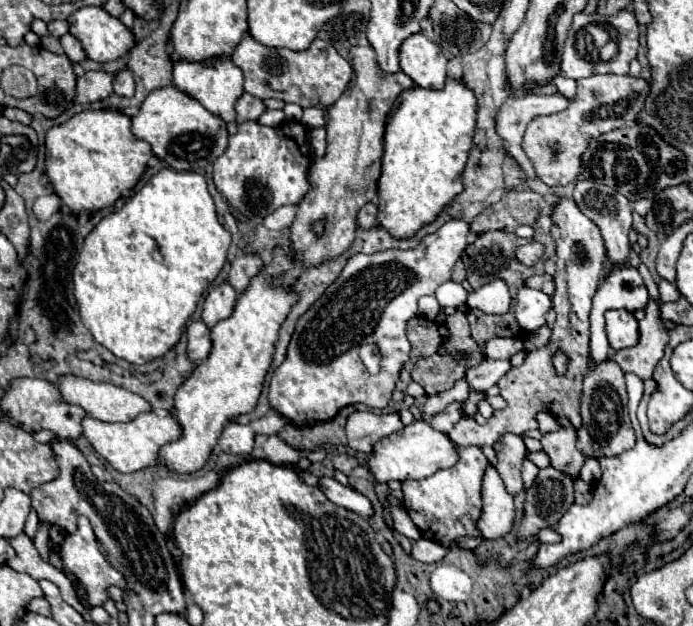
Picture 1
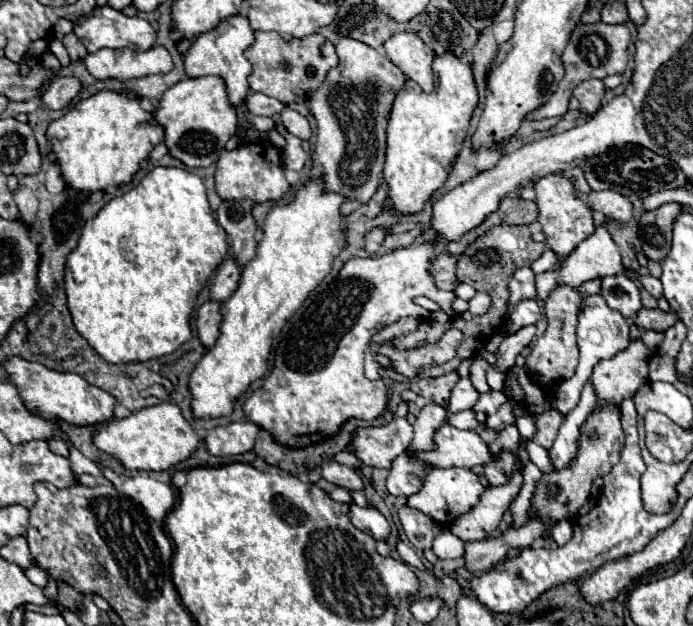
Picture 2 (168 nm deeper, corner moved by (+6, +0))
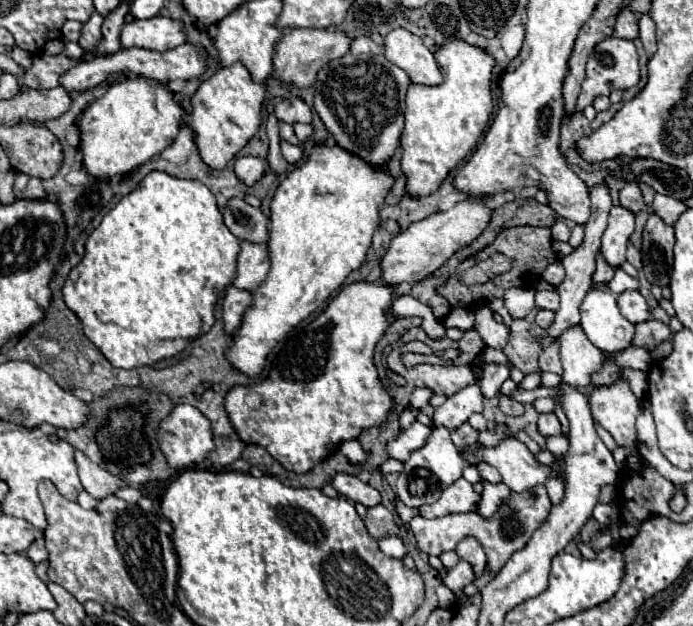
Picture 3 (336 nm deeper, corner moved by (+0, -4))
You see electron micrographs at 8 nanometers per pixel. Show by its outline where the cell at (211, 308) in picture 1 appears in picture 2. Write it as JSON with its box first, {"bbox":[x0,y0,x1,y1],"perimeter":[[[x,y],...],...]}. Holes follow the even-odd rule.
{"bbox":[210,257,242,301],"perimeter":[[[228,257],[222,261],[222,265],[218,267],[218,273],[214,277],[212,289],[210,289],[210,297],[214,301],[226,301],[238,287],[242,275],[242,267],[238,265],[238,261],[234,257]]]}

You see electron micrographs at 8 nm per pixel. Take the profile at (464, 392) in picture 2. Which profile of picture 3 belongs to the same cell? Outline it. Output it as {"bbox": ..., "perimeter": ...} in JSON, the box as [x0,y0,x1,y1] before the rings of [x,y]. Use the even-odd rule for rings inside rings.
{"bbox":[476,363,510,399],"perimeter":[[[486,363],[482,367],[482,377],[476,381],[476,385],[480,387],[482,395],[486,399],[492,399],[498,391],[504,379],[510,377],[510,369],[506,365],[498,365],[498,363]]]}

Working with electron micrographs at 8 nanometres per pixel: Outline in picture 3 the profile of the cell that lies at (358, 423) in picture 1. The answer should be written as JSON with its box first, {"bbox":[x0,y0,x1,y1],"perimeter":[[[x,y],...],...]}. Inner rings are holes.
{"bbox":[386,421,430,463],"perimeter":[[[414,421],[408,429],[400,431],[400,435],[396,439],[386,443],[386,453],[390,459],[404,463],[412,451],[420,449],[426,443],[428,437],[430,437],[430,427]]]}

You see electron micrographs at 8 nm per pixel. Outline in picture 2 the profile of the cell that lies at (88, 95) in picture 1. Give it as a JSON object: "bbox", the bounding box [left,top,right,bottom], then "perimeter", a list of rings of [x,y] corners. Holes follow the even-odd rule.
{"bbox":[42,75,82,109],"perimeter":[[[58,75],[58,77],[52,79],[50,87],[44,91],[42,103],[48,109],[62,109],[62,107],[66,107],[78,95],[80,89],[82,87],[80,87],[80,81],[78,79]]]}

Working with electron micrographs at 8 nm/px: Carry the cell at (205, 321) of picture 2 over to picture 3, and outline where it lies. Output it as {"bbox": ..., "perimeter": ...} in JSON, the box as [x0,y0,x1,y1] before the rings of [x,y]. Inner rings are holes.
{"bbox":[222,287,252,335],"perimeter":[[[228,287],[222,301],[222,321],[224,321],[224,331],[228,335],[232,335],[240,327],[242,313],[250,303],[252,303],[252,295],[248,291]]]}

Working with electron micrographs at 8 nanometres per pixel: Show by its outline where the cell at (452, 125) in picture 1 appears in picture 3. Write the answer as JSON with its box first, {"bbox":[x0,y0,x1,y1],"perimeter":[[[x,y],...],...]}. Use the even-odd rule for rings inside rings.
{"bbox":[400,39,494,197],"perimeter":[[[454,39],[438,47],[434,57],[436,63],[442,65],[442,85],[410,85],[406,95],[406,125],[400,135],[400,167],[406,175],[406,195],[410,197],[428,197],[438,191],[448,173],[466,159],[470,149],[474,149],[494,107],[490,95],[494,59],[484,49]]]}

